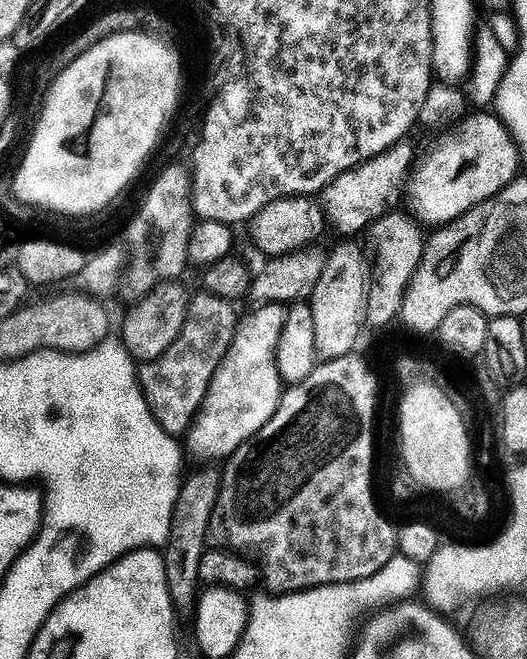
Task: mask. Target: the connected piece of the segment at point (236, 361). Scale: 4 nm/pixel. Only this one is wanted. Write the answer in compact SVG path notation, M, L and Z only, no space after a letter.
M283 303L268 304L265 308L255 309L249 320L239 321L228 357L220 364L220 369L216 372L216 381L213 382L210 393L211 399L202 409L203 419L212 420L214 427L228 432L228 437L211 436L207 426L203 422L197 422L192 425L186 437L189 453L190 451L209 452L212 456L228 456L231 452L238 451L240 447L243 449L253 439L253 429L240 428L243 424L250 423L252 416L260 418L261 425L270 422L270 418L276 412L272 404L264 408L264 404L256 404L256 400L264 400L264 392L260 392L264 384L268 384L268 388L276 388L276 380L280 377L278 370L272 372L272 344L277 347L280 345L280 335L284 333L284 325L280 323L280 311L284 308Z

